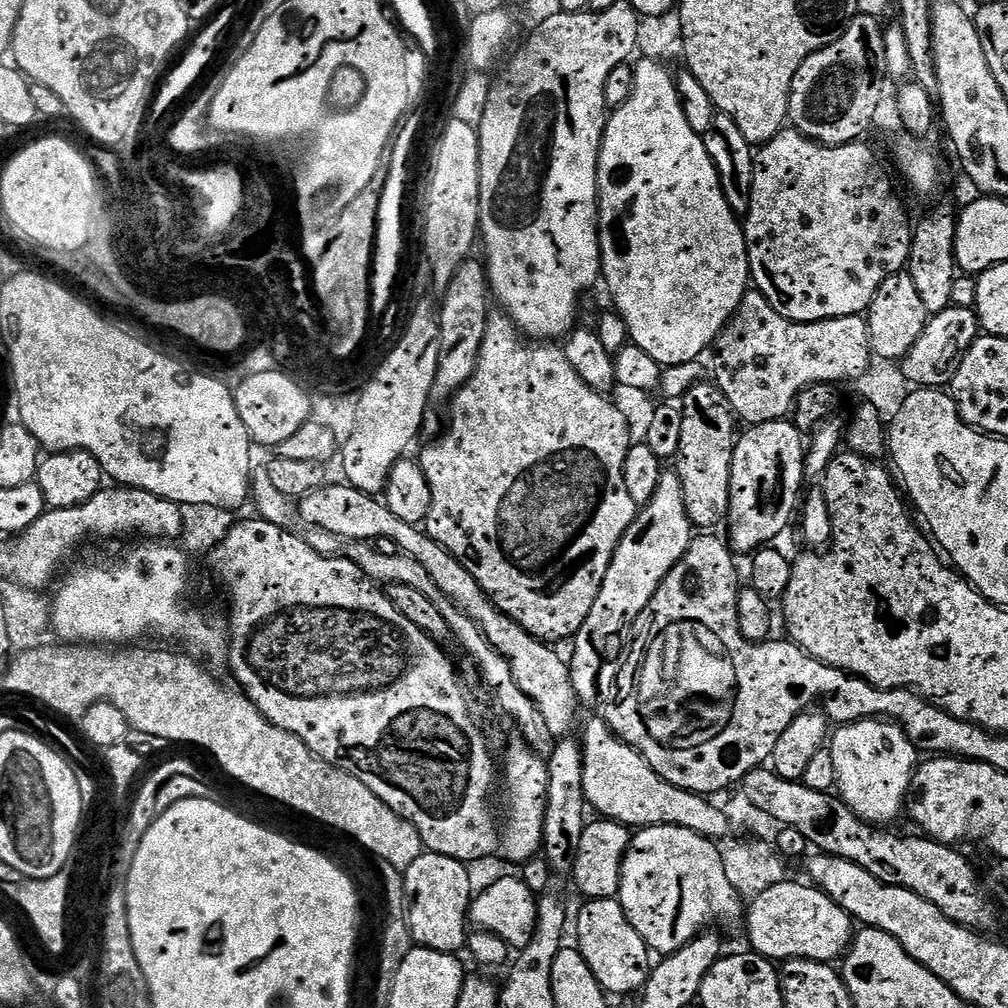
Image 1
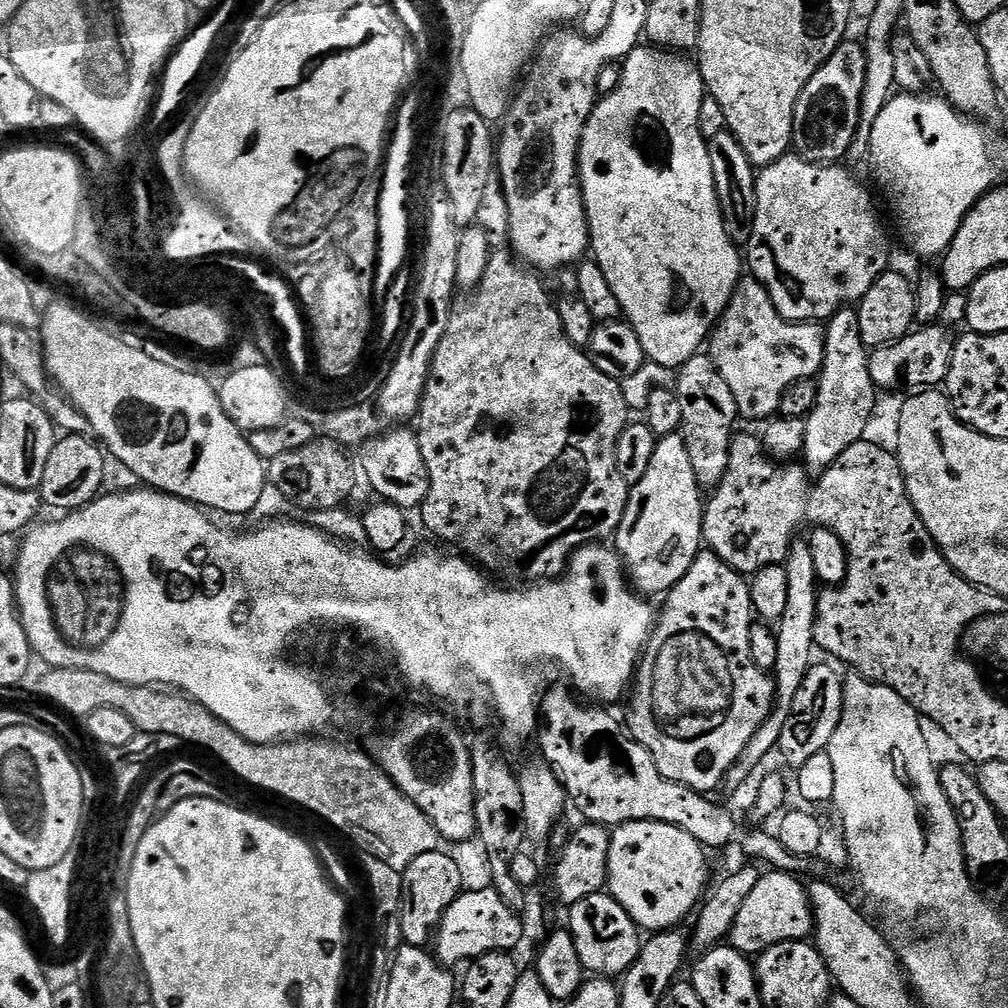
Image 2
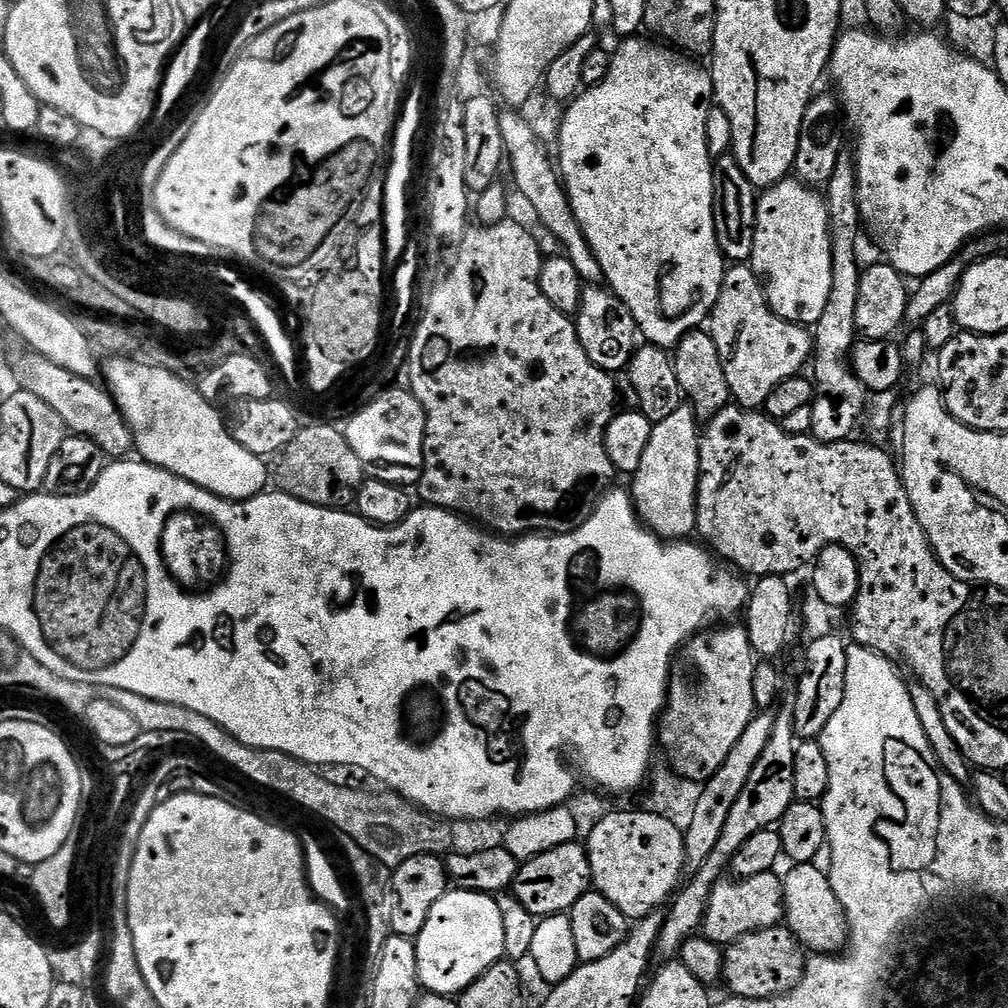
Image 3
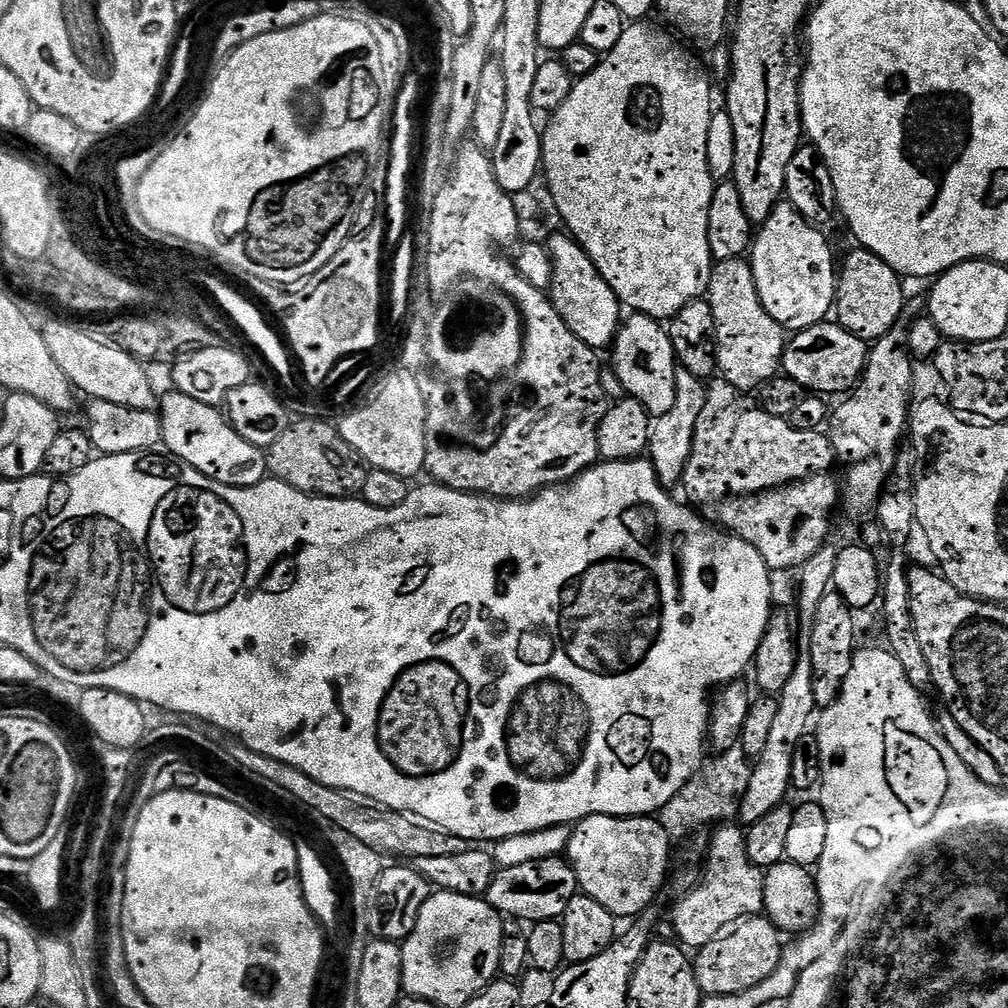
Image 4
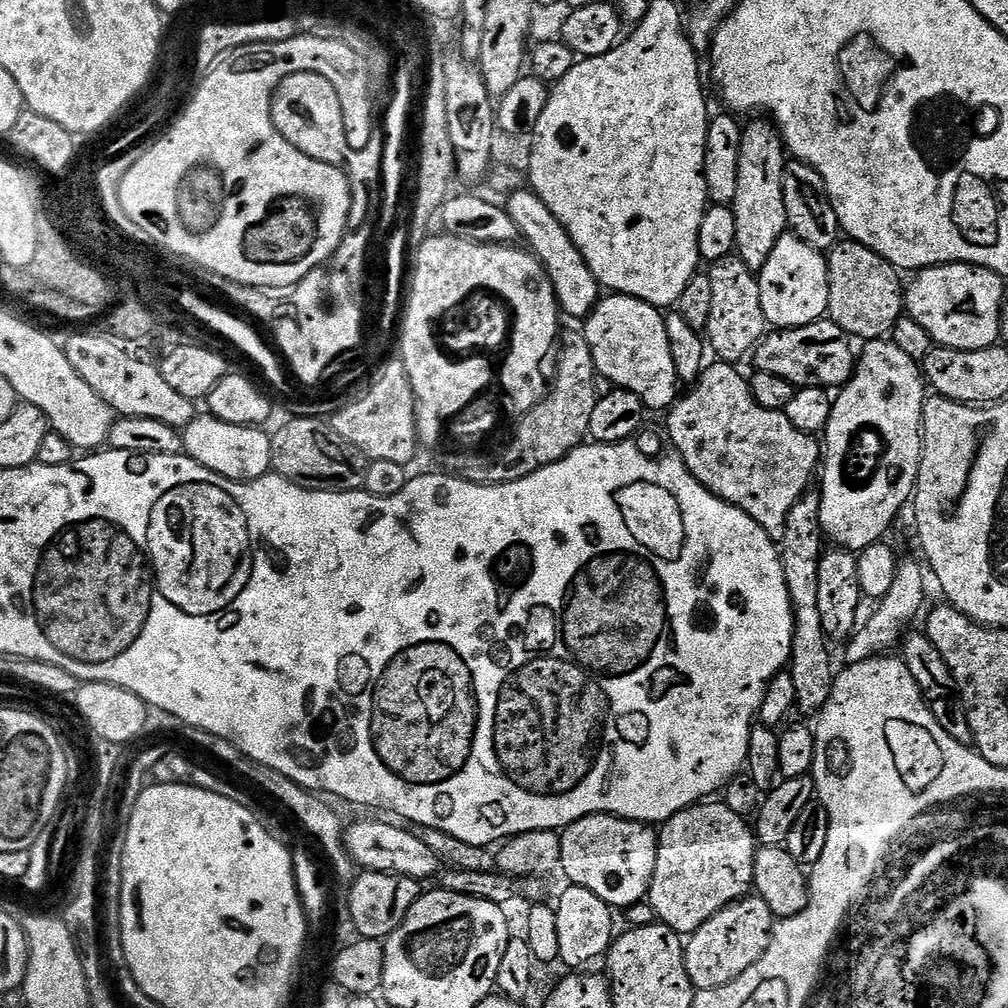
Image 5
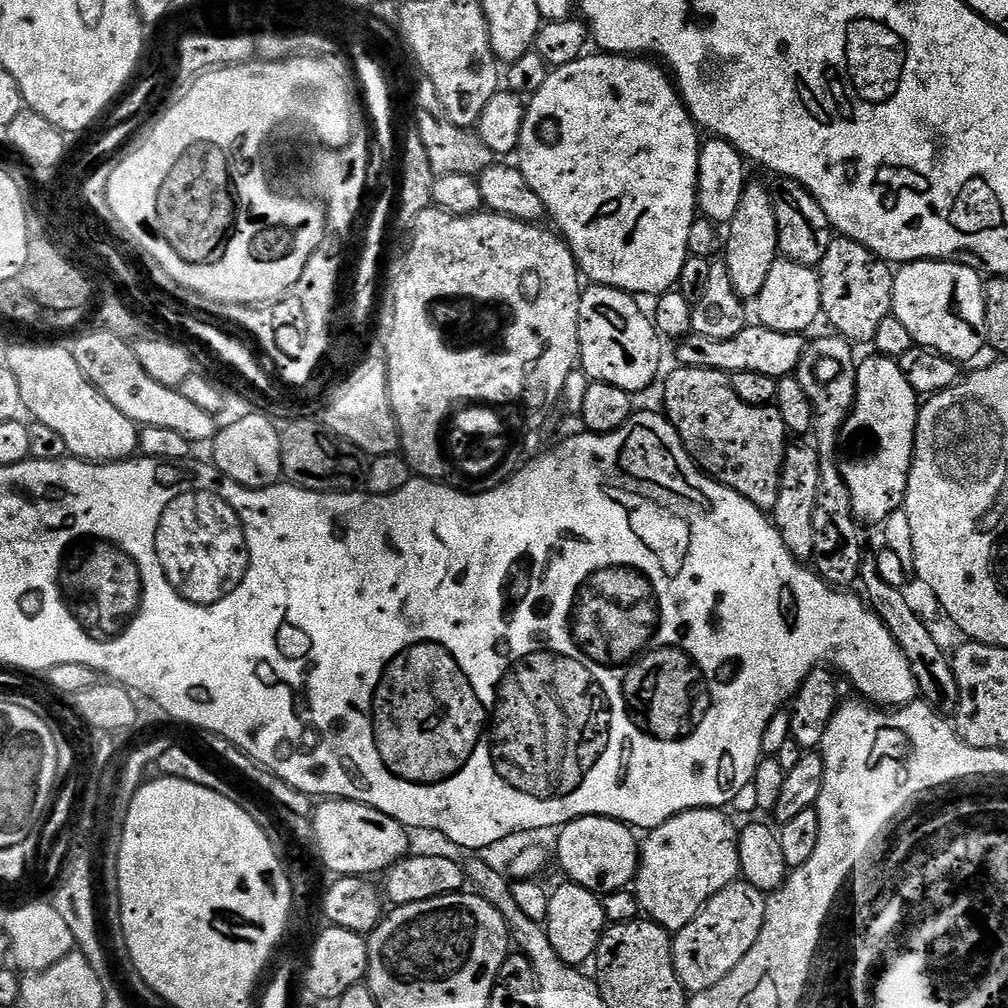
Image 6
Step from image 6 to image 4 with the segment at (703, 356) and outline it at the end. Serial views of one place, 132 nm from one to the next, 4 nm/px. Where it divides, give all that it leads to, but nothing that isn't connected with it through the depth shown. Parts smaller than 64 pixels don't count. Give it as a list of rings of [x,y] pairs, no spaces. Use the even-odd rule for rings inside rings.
[[[825,322],[816,324],[813,328],[807,328],[795,333],[784,345],[783,375],[794,378],[798,386],[802,386],[809,393],[825,394],[824,392],[851,393],[852,389],[860,382],[864,375],[864,368],[868,365],[869,345],[862,338],[850,334],[839,322]]]

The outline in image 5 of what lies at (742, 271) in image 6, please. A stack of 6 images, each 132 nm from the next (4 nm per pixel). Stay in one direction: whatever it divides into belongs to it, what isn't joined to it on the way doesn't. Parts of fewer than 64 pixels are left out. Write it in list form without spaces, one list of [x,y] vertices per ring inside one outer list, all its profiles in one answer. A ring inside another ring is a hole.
[[[752,118],[749,120],[752,121],[743,125],[742,150],[738,154],[738,194],[730,207],[734,214],[735,255],[740,256],[742,262],[746,262],[751,272],[758,274],[762,266],[766,266],[766,258],[770,258],[770,253],[774,251],[778,238],[782,238],[784,233],[789,231],[786,206],[782,198],[782,174],[786,163],[786,149],[780,130],[771,119]]]

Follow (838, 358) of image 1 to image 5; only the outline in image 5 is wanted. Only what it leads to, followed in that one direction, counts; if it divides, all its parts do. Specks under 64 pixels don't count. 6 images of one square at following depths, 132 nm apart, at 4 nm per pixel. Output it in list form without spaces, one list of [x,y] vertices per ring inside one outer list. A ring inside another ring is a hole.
[[[738,255],[722,258],[707,269],[710,287],[714,293],[714,303],[710,310],[710,322],[706,329],[706,344],[717,352],[724,362],[740,362],[744,355],[751,353],[764,339],[768,320],[762,314],[760,281],[757,273],[751,272]]]

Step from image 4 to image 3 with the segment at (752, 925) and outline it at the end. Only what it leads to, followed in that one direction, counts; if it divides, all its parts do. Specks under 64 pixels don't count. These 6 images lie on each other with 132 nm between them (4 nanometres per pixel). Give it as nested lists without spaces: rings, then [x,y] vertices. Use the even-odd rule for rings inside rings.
[[[786,926],[746,934],[727,945],[723,953],[723,983],[728,983],[733,997],[742,1000],[768,1000],[772,996],[781,996],[791,988],[797,988],[804,976],[806,949]]]

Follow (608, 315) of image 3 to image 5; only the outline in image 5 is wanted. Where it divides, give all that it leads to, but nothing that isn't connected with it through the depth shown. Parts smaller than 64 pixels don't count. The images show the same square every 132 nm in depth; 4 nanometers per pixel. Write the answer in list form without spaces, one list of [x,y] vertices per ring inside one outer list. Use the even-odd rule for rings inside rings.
[[[531,190],[516,192],[513,196],[507,197],[506,207],[510,218],[514,218],[514,226],[518,226],[523,243],[543,264],[554,286],[554,294],[560,303],[561,313],[565,317],[573,316],[577,322],[583,321],[600,303],[602,289],[594,278],[590,266],[586,266],[586,258],[582,258],[578,246],[574,246],[570,234],[566,234],[562,222],[558,222],[558,218],[550,214],[550,206],[546,206],[546,202],[542,202],[542,198],[538,198]]]

